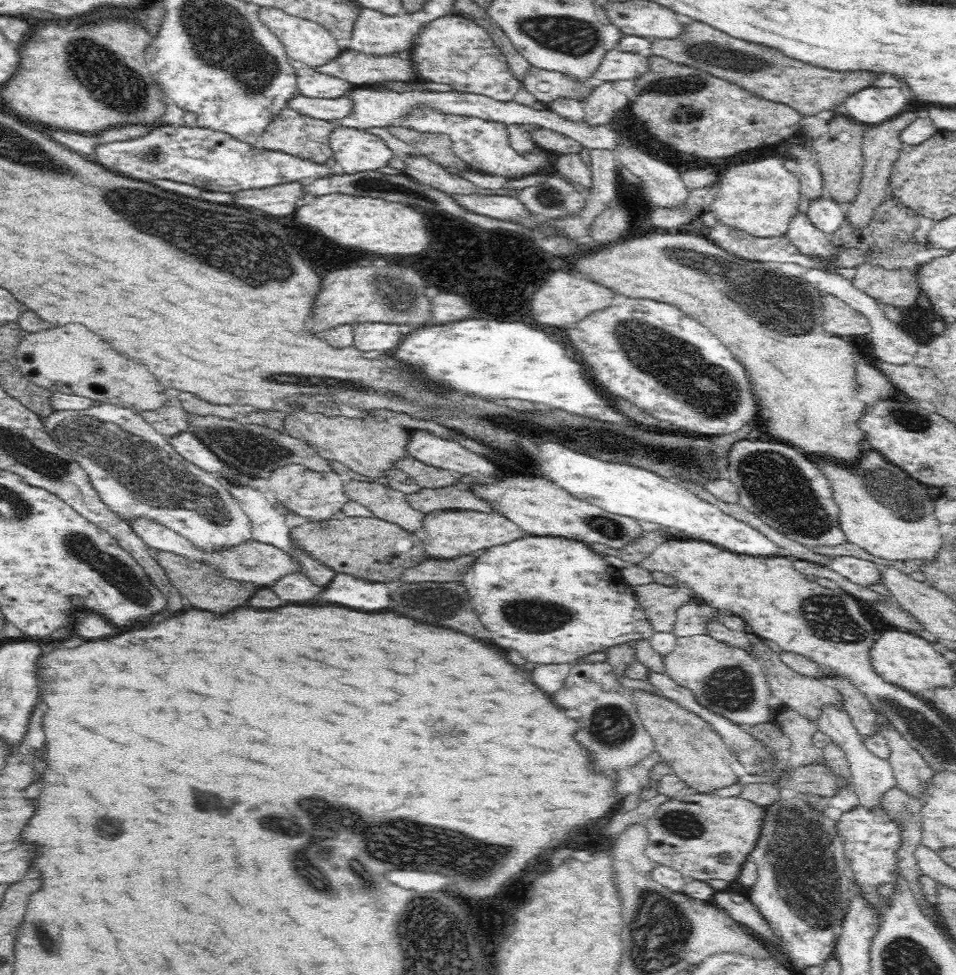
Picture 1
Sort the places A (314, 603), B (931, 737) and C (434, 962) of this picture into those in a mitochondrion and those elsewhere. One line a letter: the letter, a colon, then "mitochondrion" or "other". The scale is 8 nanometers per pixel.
A: other
B: mitochondrion
C: mitochondrion

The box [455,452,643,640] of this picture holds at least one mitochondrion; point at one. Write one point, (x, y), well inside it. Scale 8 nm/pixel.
(527, 614)

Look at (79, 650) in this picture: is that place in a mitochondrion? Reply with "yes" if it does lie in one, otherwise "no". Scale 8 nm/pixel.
no

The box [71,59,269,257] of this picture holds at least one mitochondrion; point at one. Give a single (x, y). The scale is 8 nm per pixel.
(151, 155)

